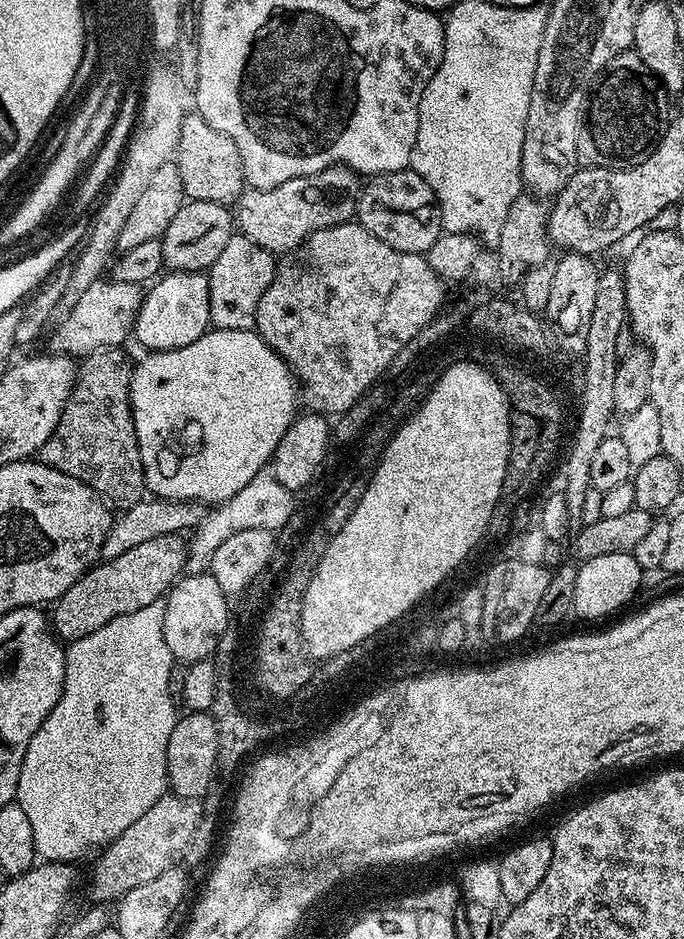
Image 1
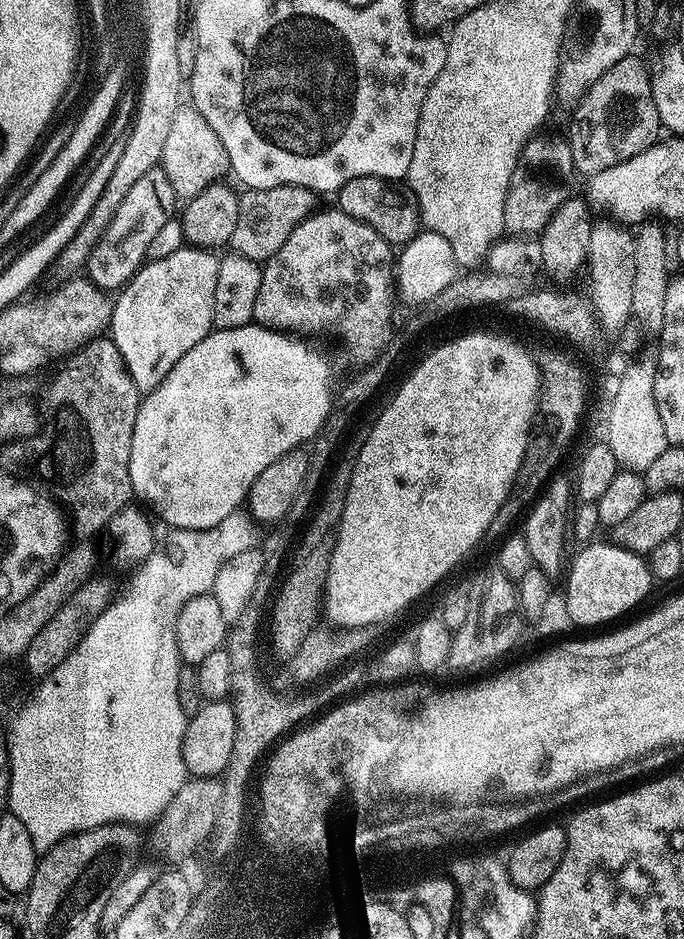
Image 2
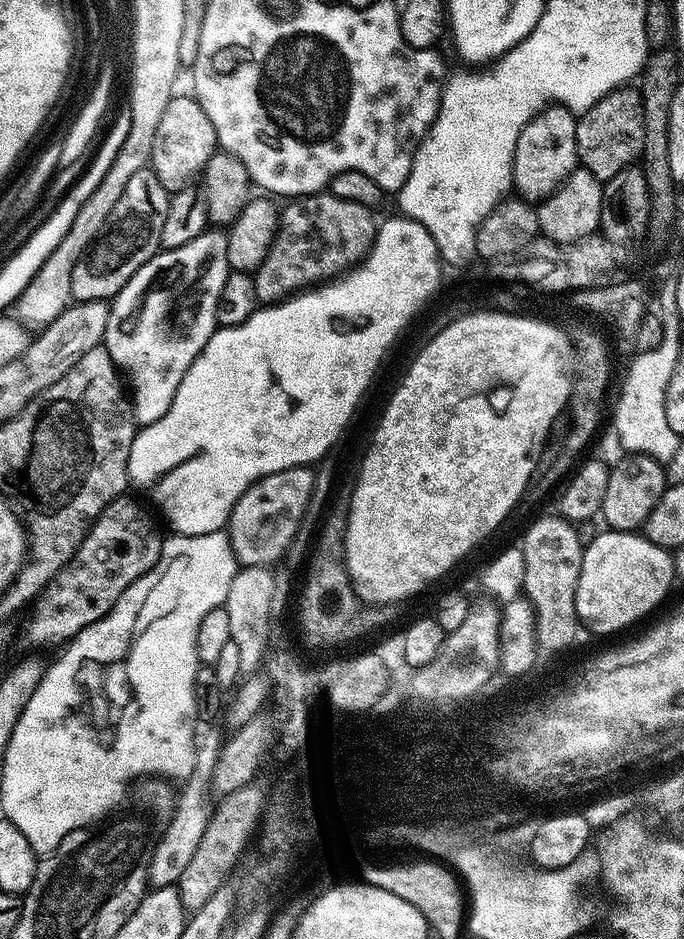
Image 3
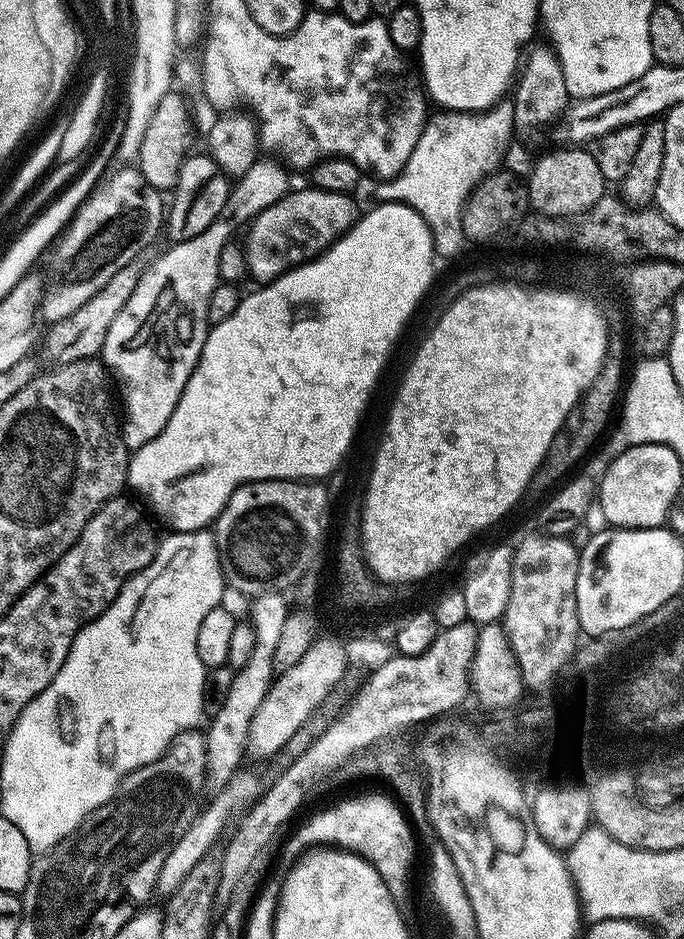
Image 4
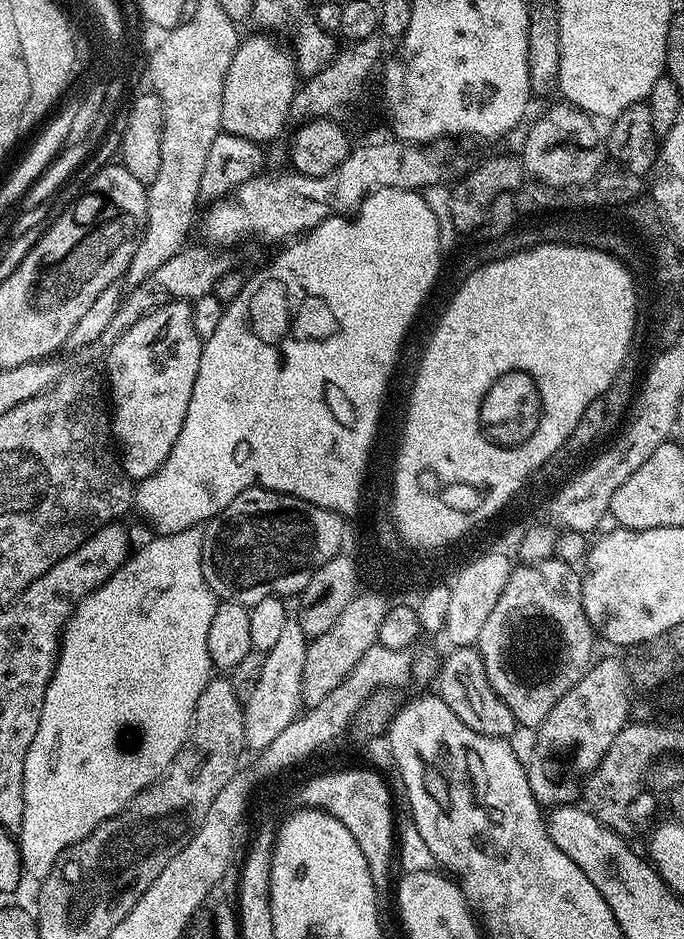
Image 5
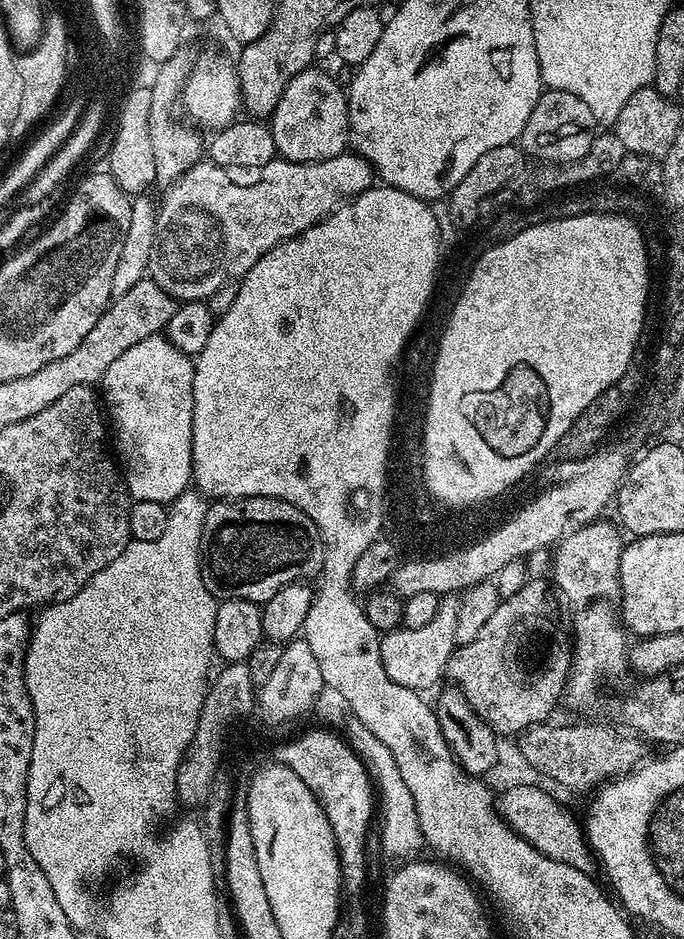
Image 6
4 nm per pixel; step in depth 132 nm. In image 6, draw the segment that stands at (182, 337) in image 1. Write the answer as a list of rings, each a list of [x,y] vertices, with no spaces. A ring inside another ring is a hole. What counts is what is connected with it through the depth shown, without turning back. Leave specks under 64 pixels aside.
[[[157,334],[151,336],[150,338],[142,338],[142,342],[137,342],[135,346],[130,346],[130,350],[125,350],[119,358],[116,359],[110,366],[110,370],[106,370],[106,374],[104,375],[102,381],[102,387],[105,388],[105,392],[102,392],[102,404],[106,409],[107,419],[110,421],[110,432],[116,435],[116,448],[115,451],[118,453],[118,460],[120,463],[120,468],[122,471],[122,478],[125,482],[125,488],[127,488],[129,497],[133,501],[146,501],[146,502],[154,502],[155,504],[167,505],[172,503],[173,500],[176,500],[178,494],[187,491],[187,488],[191,485],[191,476],[192,476],[192,427],[194,426],[194,360],[193,357],[187,356],[186,354],[182,354],[182,350],[178,350],[173,346],[171,342],[168,341],[167,335]]]

